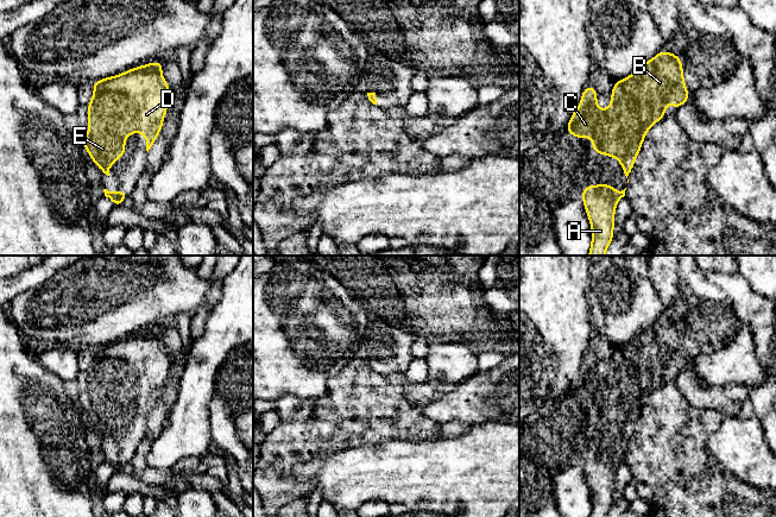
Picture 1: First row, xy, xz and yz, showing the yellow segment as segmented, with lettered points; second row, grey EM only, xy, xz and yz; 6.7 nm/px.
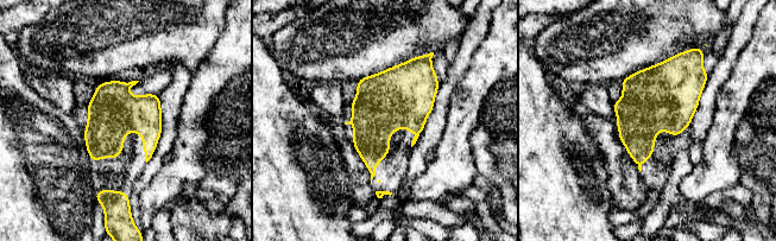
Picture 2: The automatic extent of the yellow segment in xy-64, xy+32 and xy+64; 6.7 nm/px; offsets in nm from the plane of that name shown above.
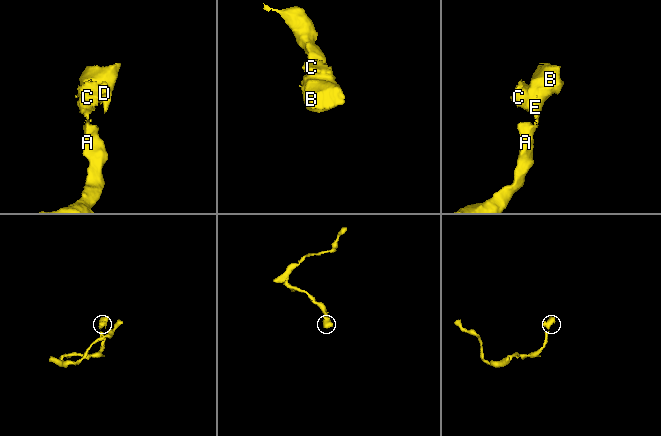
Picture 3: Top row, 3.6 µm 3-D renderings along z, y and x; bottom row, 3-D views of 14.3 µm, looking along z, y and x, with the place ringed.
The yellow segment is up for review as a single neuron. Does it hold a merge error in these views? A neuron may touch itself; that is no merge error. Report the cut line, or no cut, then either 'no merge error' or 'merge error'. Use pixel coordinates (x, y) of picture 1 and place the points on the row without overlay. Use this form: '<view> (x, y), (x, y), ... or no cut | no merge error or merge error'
no cut | no merge error

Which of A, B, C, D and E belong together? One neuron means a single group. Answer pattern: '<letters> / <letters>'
A B C D E

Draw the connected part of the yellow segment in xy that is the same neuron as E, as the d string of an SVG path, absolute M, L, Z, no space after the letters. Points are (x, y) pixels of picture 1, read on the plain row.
M153 328L93 348L94 361L88 370L89 398L84 402L82 411L107 442L114 427L125 421L125 405L134 397L146 402L147 418L160 399L171 358L163 345L162 333L163 328Z

